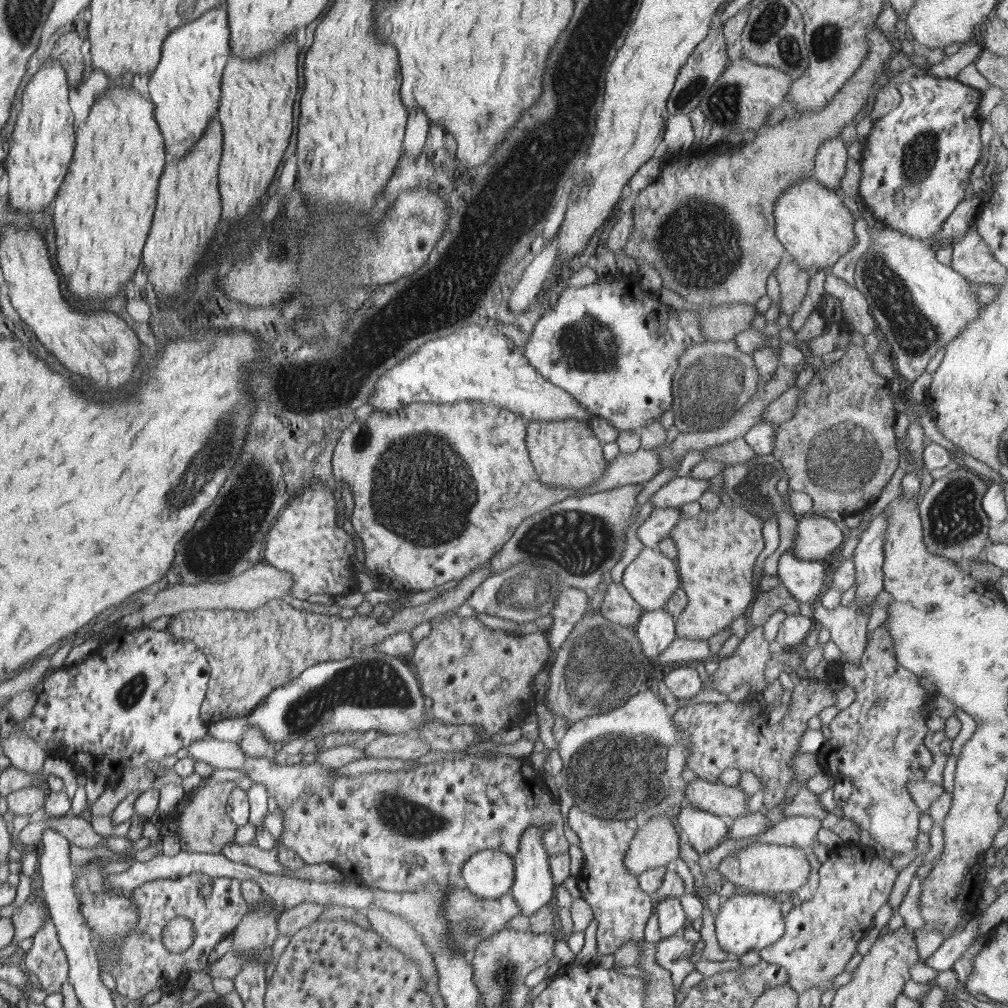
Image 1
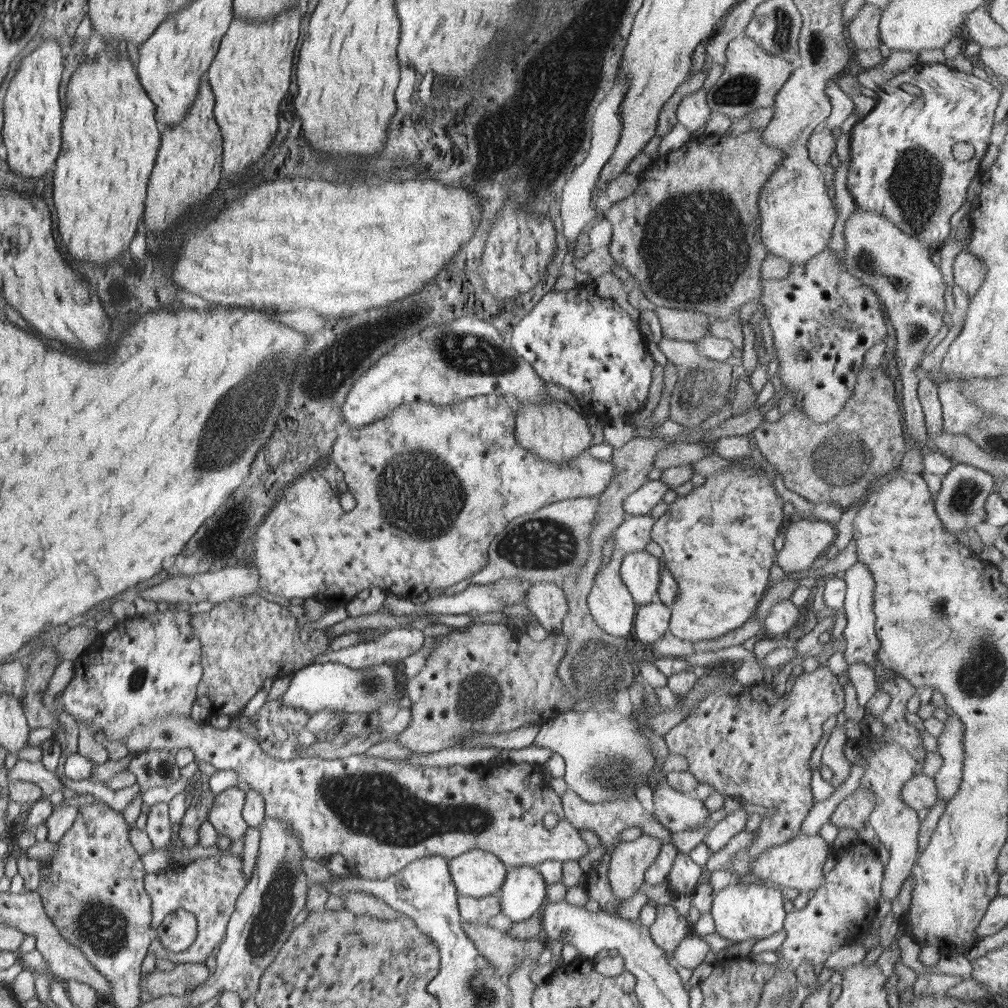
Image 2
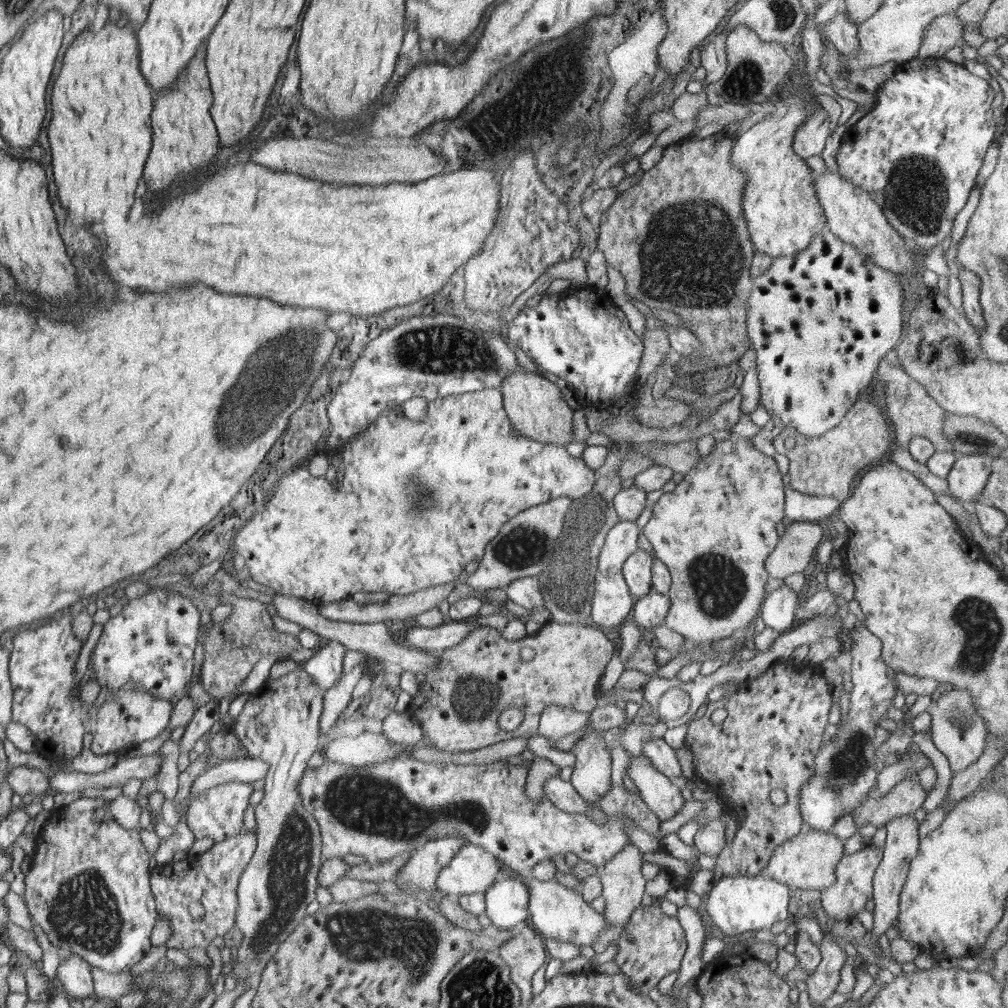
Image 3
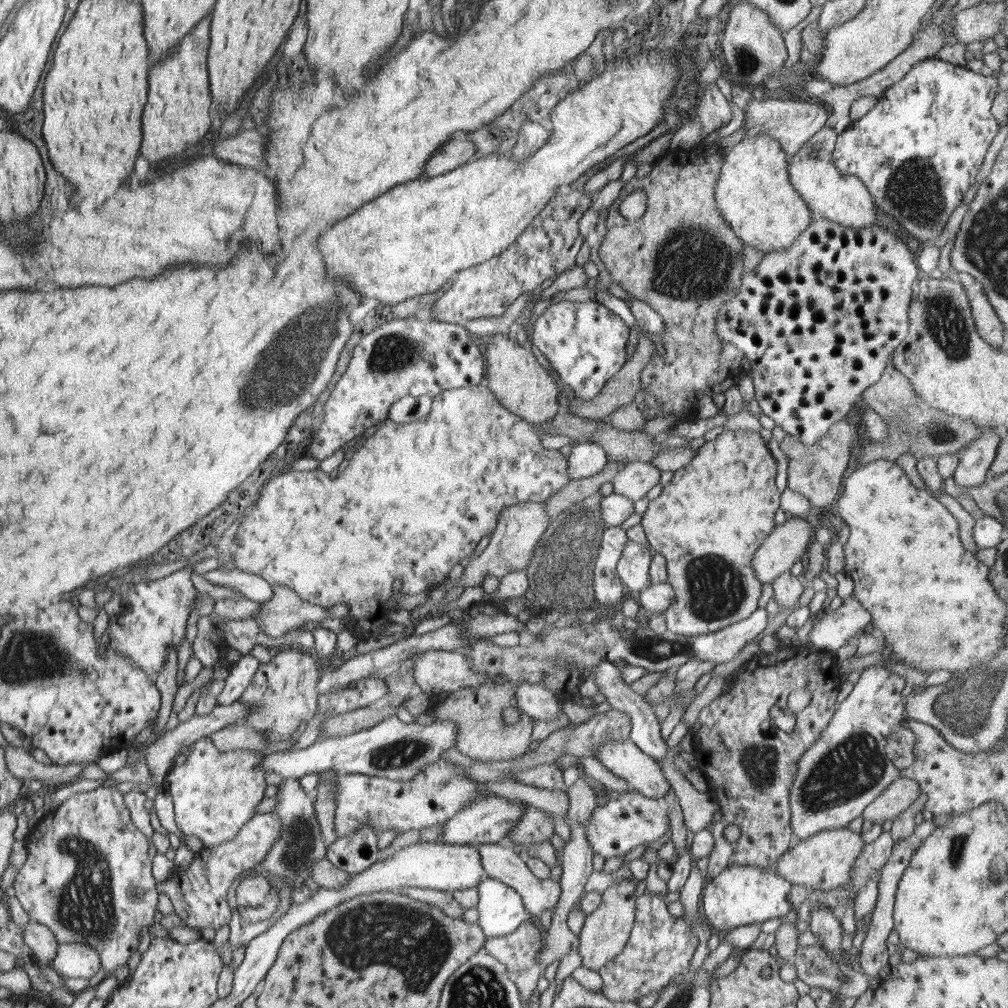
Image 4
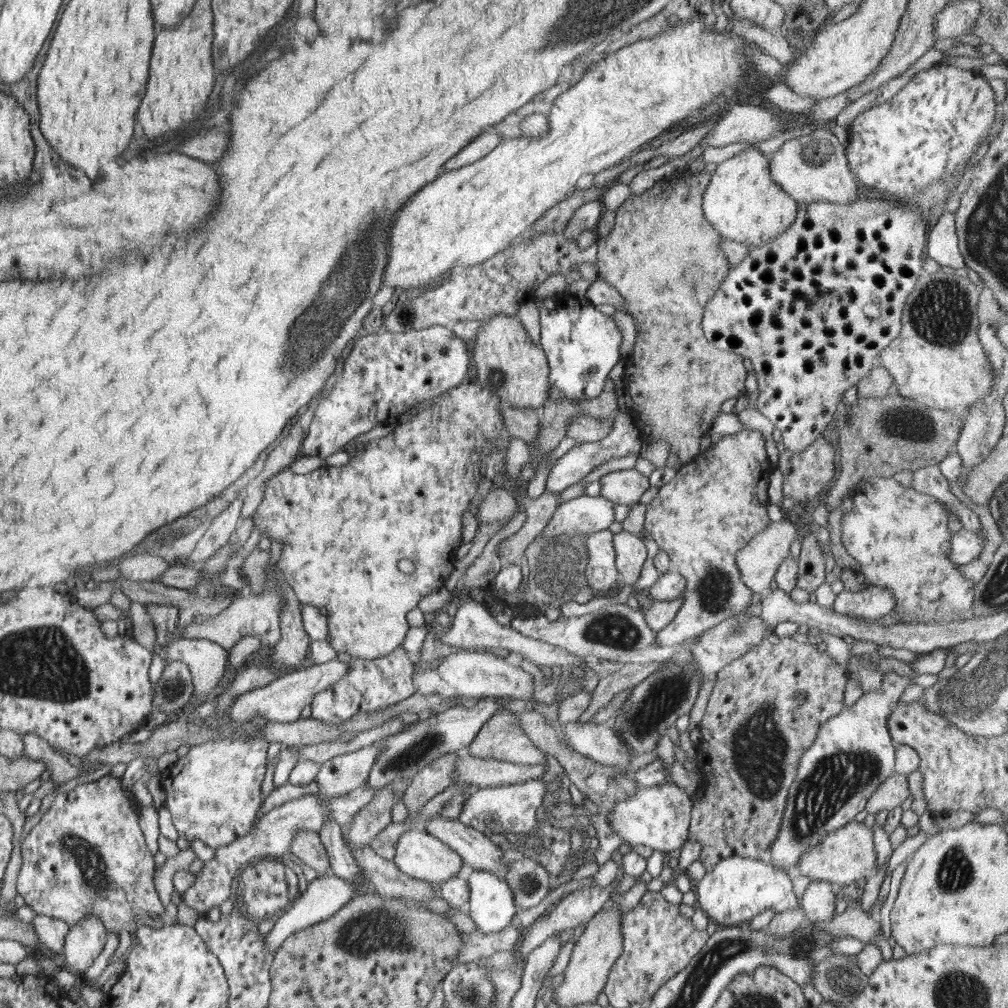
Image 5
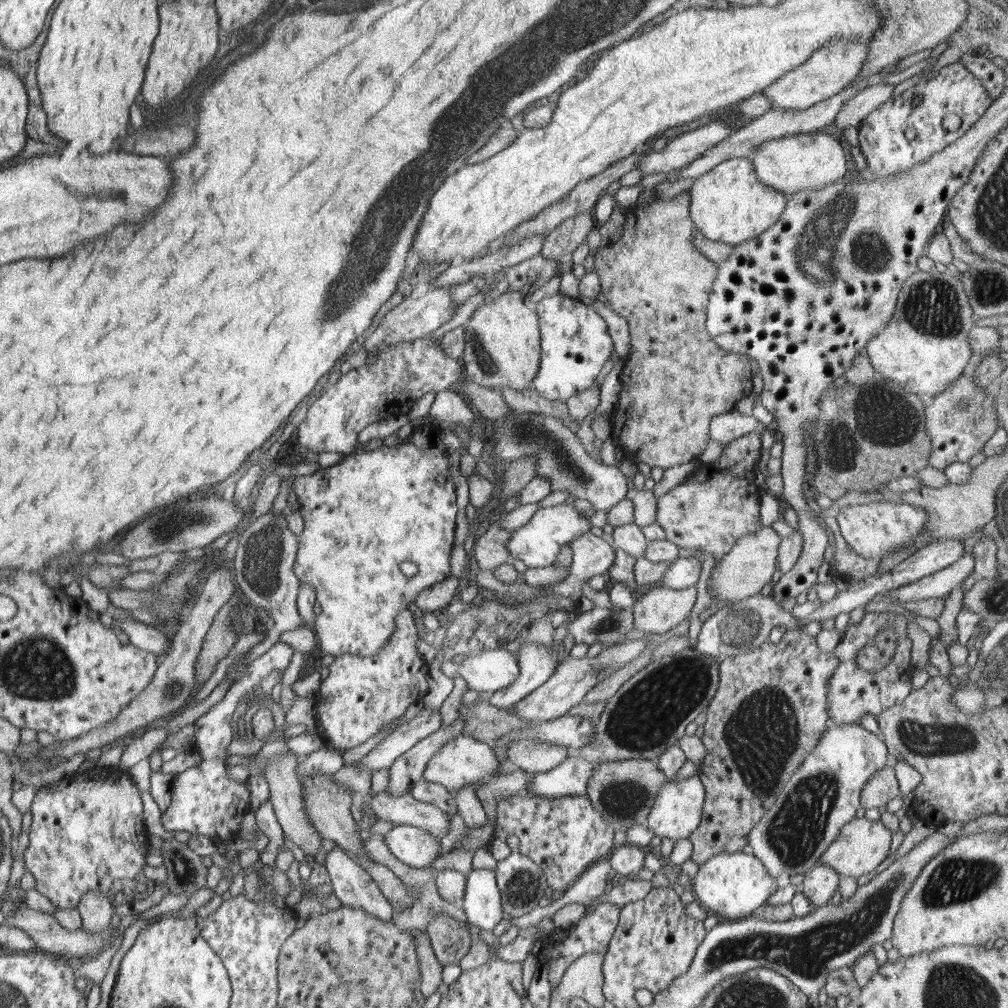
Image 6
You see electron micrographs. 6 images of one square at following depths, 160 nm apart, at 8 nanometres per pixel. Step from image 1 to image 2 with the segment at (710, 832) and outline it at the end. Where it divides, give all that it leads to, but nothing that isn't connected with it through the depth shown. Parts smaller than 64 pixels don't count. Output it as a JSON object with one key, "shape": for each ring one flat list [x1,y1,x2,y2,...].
{"shape":[[662,779,654,786,653,802,655,818,673,832,698,828,709,820,708,809,702,801,688,793,670,789]]}

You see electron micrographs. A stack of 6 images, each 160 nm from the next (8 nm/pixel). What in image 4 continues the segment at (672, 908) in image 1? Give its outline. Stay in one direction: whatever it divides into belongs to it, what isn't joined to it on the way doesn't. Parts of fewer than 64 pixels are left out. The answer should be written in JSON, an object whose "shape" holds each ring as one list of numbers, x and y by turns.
{"shape":[[658,894,637,897,635,921,624,950,599,970,604,979,603,993,608,1000,638,1002,643,996,667,987,674,976,689,973,691,960,700,942,683,917,675,918,668,913,667,903,666,898]]}

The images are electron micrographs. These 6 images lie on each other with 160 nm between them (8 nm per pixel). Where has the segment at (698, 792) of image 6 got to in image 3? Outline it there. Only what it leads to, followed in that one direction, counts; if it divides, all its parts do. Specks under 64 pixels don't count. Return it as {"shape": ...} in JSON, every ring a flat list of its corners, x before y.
{"shape":[[396,757,394,760,380,761,375,765,366,765,365,767,346,766,336,761,325,761,320,767,314,769,305,769,303,778,299,782,299,795,301,801,306,810,309,810,316,819,316,822,321,828,321,853,324,859,346,856,347,854,356,854,356,856,364,856,366,860,377,866,378,864,384,864,384,862,390,862,395,856,400,856,403,852,411,852,424,846,427,842,436,838,444,838,445,836,459,836,465,840,466,844,474,844,485,848,488,852,491,852,499,861,503,862,505,866,517,870,521,876,533,876,532,869,535,864,538,864,545,858,551,859,553,856,562,856,565,854,576,854,579,860,589,862,599,869,602,868,621,848,624,848,628,843,628,835,626,835,626,829,628,826,635,826,637,824,631,820,631,816,627,814,619,814,619,816,607,816,605,817,604,825,596,825,592,821,591,815,586,814,570,814,569,812,562,812,555,803,553,803,548,797,542,797,538,802,534,802,525,791,525,784,529,769,524,765,502,765,498,761,494,761,490,764,484,765,456,765,451,763,434,763,418,760,410,760,410,758]]}

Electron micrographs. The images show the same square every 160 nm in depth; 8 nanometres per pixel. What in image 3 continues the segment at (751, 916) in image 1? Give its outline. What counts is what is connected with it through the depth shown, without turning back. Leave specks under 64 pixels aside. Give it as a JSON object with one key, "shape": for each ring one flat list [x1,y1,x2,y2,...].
{"shape":[[765,873,756,876,728,876,714,881,712,888,703,899,706,916,724,935,739,935,745,932,757,932,763,928,771,928,776,922,786,920,788,902,790,902,790,886,778,882]]}

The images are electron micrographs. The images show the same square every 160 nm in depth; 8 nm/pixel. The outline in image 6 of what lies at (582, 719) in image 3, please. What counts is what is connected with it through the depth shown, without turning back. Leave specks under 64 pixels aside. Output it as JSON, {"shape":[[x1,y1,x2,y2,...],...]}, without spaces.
{"shape":[[501,647,472,652,460,663,444,660,441,664,441,671,451,679,455,676,465,678,469,690,476,690,479,694,486,696,510,686,520,674,518,654]]}

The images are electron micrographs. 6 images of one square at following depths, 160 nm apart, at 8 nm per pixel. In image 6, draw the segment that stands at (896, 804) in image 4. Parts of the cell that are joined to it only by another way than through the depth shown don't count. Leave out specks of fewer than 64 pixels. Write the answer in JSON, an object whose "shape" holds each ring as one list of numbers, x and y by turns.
{"shape":[[892,767,881,768,864,785,860,795,861,806,867,808,878,808,888,804,893,798,901,796,900,785]]}

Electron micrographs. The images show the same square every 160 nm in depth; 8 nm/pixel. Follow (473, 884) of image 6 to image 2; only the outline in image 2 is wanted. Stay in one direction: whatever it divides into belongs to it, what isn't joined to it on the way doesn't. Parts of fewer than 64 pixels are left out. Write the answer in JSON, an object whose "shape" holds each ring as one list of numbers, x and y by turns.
{"shape":[[535,866,512,867,501,886,500,906,514,924,539,914,546,901,543,874]]}

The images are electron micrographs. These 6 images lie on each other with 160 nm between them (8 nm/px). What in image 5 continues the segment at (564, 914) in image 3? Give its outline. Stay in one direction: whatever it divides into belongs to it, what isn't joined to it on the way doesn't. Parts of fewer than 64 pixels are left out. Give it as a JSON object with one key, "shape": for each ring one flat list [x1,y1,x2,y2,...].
{"shape":[[435,815,428,820,425,829,453,848,475,870,491,873,496,870,506,873,509,870,508,863,502,861,503,852,500,847,490,837,471,826]]}

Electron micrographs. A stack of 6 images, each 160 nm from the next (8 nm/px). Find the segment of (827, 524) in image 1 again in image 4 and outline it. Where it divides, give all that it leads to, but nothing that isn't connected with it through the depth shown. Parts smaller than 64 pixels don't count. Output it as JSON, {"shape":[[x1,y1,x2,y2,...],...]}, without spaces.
{"shape":[[791,517,785,524,776,525,766,538,753,556,753,567,762,584,772,584,781,574,790,571,814,541,808,522]]}

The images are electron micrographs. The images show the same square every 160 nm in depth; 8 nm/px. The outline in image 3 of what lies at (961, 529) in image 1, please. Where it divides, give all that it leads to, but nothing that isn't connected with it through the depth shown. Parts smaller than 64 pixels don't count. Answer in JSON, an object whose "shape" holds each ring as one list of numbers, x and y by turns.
{"shape":[[987,455,959,456,947,476,950,495,972,509,988,483,991,464,993,458]]}

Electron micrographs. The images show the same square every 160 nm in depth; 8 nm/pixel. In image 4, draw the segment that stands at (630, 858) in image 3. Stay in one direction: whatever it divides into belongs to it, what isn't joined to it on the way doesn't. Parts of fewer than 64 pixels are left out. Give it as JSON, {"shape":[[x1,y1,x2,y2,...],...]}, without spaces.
{"shape":[[622,879,608,887,601,896,602,902,592,914,586,915,581,934,578,936,578,953,582,956,581,966,599,972,610,960,619,956,630,938,635,921,637,882]]}

